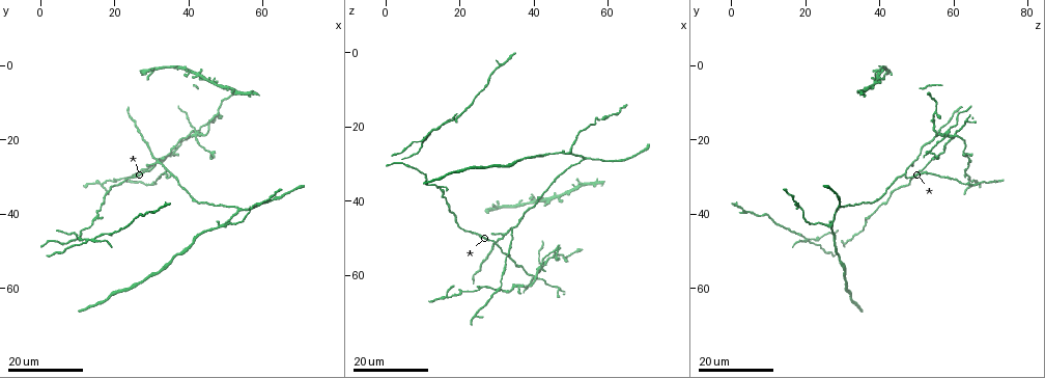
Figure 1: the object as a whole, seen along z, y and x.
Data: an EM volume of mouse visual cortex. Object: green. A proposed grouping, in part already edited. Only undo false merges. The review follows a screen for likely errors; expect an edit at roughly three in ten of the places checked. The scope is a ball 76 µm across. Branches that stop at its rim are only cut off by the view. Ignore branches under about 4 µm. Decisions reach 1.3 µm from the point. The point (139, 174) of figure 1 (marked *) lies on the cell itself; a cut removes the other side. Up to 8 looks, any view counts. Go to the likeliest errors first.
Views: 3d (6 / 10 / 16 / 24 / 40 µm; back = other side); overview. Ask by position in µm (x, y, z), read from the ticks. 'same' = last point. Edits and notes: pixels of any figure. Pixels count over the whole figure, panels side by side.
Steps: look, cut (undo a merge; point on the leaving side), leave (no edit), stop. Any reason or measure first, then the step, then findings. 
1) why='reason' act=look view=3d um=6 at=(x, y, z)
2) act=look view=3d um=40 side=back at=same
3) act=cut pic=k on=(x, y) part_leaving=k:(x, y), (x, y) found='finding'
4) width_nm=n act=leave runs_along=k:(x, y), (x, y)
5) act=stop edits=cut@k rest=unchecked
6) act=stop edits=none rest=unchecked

why='side arm on a straight run' act=look view=3d um=16 at=(13.0, 47.0, 21.5)

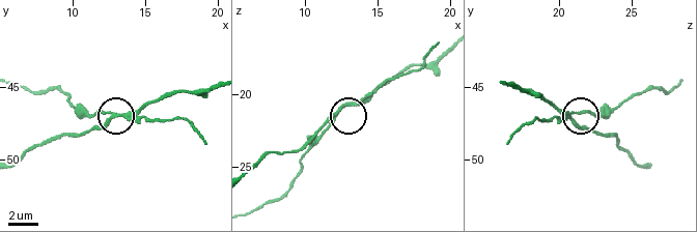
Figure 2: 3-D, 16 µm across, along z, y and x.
act=look view=3d um=6 at=(12.4, 47.2, 21.0)

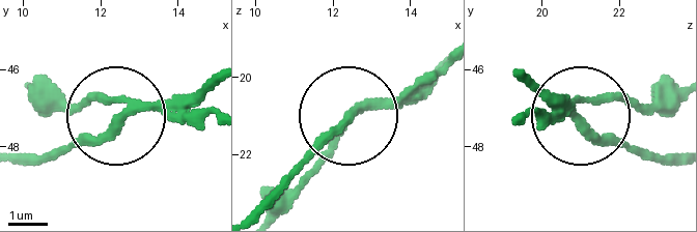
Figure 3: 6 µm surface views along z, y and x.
act=cut pic=3 on=(213, 110) part_leaving=3:(570, 109), (679, 98) found='two cells meet here'

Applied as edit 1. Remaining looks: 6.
act=look view=3d um=24 at=(31.5, 25.5, 49.0)

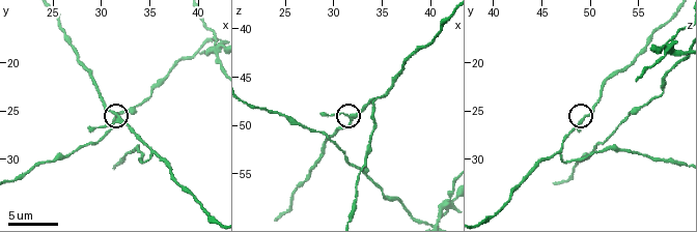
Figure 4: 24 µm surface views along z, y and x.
why='closer look' act=look view=3d um=10 at=(31.8, 25.8, 49.4)

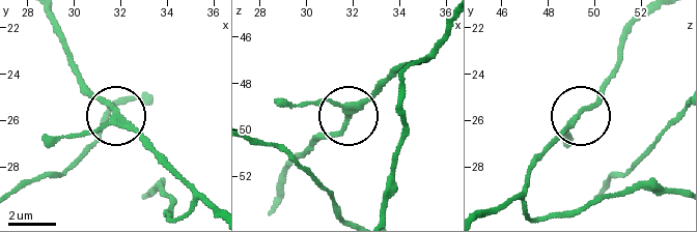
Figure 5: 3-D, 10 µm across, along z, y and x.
act=leave runs_along=5:(249, 138), (332, 99), (310, 149) found='continuous, no second cell'

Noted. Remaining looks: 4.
act=look view=overview

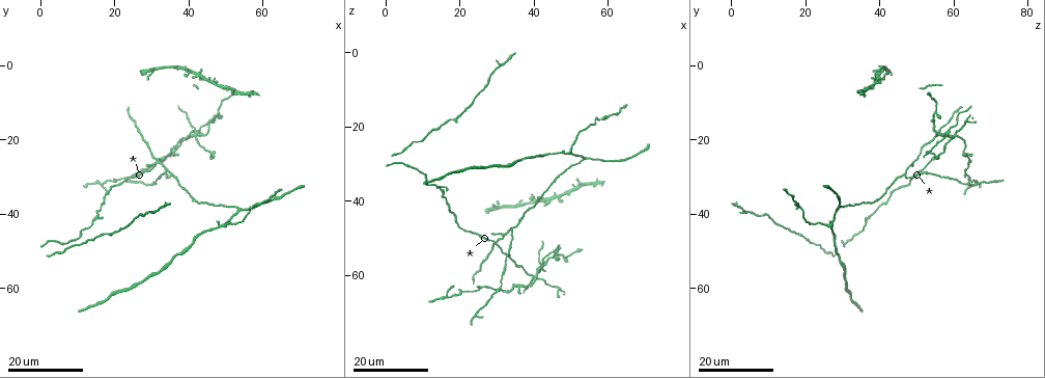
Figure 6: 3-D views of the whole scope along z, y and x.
why='a fork' act=look view=3d um=16 at=(35.0, 29.5, 46.5)

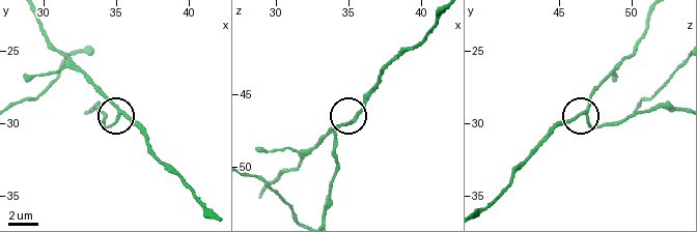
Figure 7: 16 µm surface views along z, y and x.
act=look view=3d um=10 at=(35.6, 29.4, 46.6)

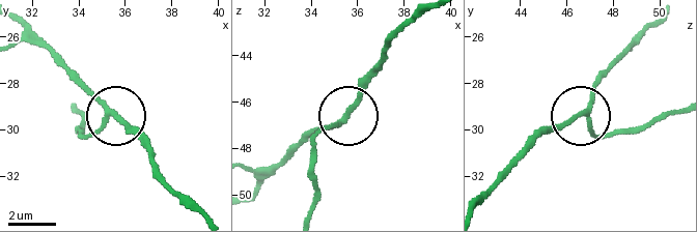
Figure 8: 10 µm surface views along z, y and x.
width_nm=190 act=leave runs_along=8:(18, 41), (47, 46), (112, 111), (112, 118), (79, 135) found='continuous, no second cell'

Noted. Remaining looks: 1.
act=stop edits=cut@3 rest=unchecked

